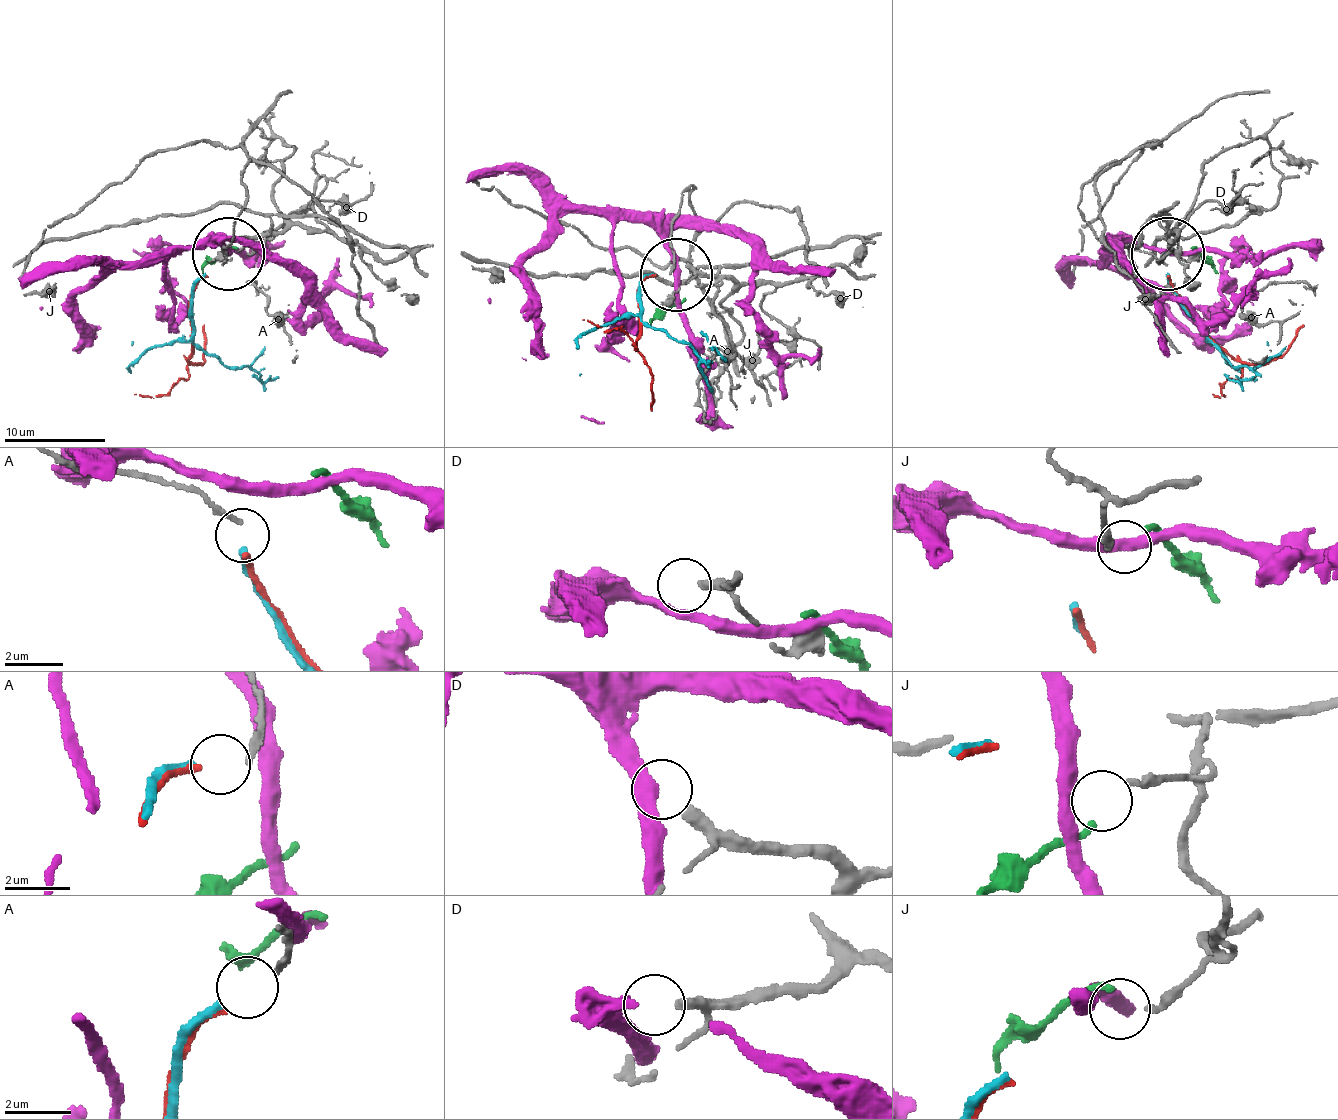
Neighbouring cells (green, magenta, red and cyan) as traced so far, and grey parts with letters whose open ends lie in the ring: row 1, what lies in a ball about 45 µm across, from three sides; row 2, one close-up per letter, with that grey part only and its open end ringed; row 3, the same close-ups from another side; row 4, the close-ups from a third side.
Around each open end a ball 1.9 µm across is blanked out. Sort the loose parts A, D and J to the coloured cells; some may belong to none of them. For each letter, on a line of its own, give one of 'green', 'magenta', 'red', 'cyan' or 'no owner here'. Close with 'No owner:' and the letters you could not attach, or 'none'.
A: red
D: no owner here
J: green
No owner: D

